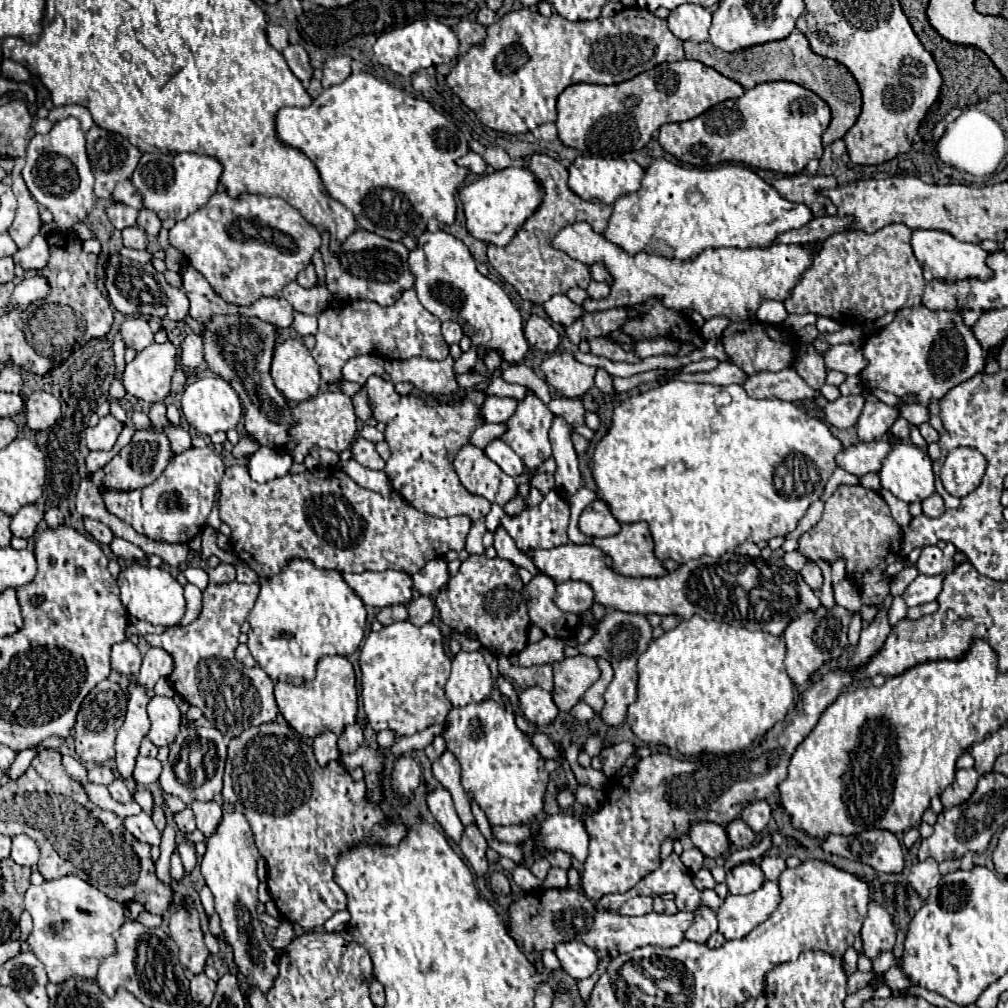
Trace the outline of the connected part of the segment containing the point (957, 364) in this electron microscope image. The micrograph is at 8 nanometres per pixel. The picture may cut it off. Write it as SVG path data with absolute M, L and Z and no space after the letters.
M925 306L901 308L893 322L869 334L863 342L867 366L859 378L869 390L885 390L899 398L913 396L915 402L939 402L951 388L983 372L985 356L973 330L963 324L961 310L929 310Z

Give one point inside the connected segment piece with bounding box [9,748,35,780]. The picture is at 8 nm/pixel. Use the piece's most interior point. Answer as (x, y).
(23, 759)

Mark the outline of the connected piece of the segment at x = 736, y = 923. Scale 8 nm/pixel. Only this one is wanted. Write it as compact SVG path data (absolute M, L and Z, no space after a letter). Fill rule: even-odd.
M765 882L763 888L745 896L729 894L717 910L719 930L725 940L741 940L757 924L765 922L771 912L781 902L779 886L775 882Z

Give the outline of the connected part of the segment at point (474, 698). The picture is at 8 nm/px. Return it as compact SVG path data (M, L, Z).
M461 650L451 668L451 676L445 686L449 702L457 706L467 706L471 702L481 702L491 696L493 676L485 664L481 652Z

